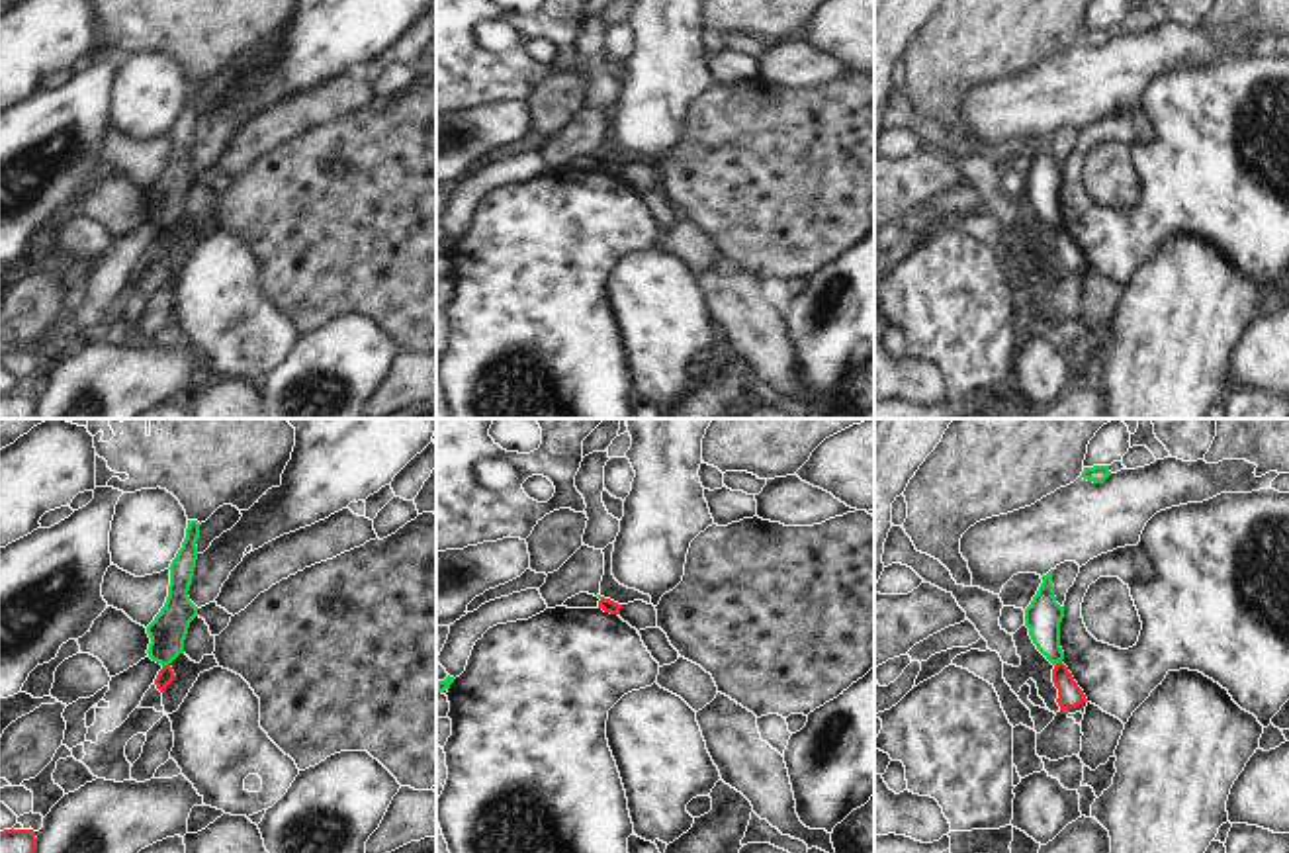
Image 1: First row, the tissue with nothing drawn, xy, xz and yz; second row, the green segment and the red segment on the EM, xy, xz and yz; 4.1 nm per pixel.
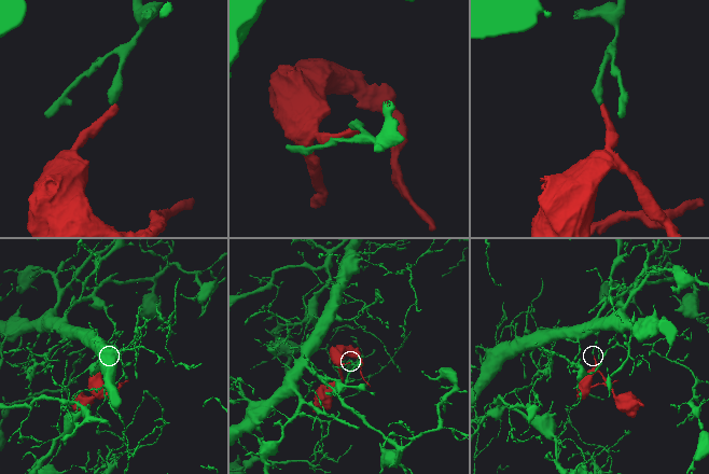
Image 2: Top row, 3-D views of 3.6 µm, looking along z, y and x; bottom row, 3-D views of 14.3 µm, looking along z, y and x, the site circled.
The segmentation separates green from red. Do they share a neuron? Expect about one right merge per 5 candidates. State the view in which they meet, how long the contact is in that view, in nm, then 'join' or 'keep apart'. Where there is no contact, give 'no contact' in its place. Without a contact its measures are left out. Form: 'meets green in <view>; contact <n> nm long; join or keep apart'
meets green in xy; contact 40 nm long; keep apart

